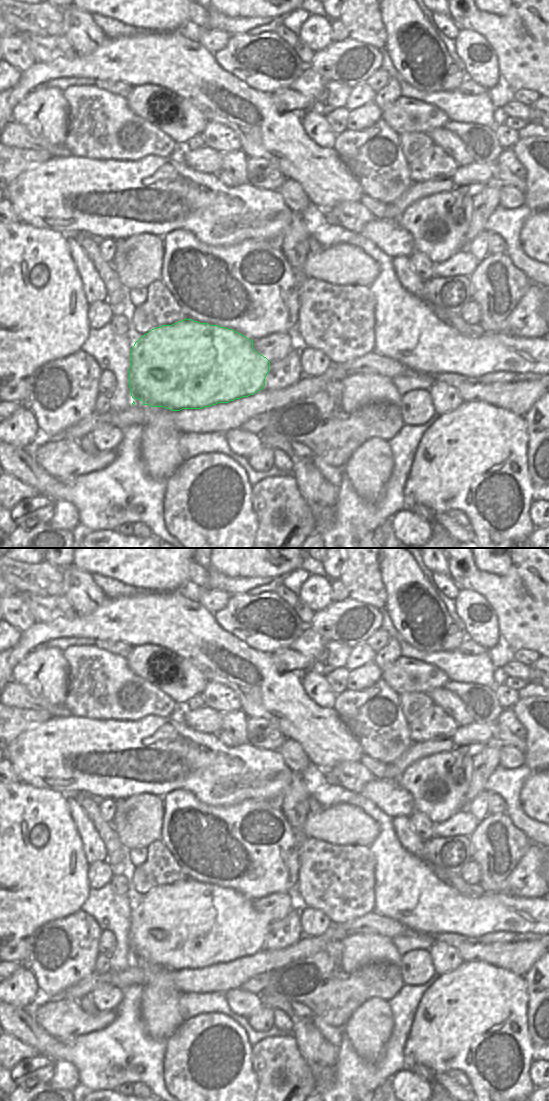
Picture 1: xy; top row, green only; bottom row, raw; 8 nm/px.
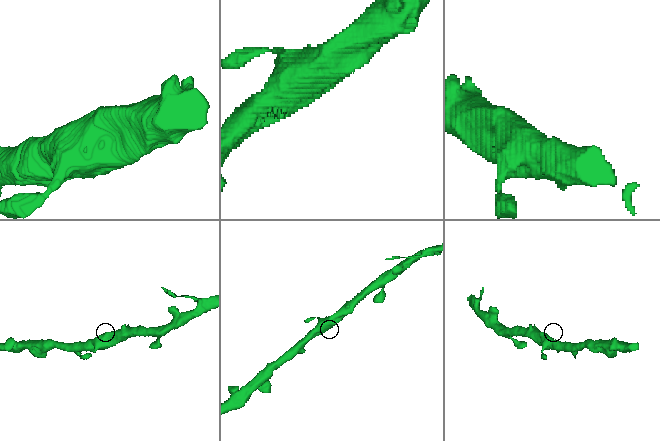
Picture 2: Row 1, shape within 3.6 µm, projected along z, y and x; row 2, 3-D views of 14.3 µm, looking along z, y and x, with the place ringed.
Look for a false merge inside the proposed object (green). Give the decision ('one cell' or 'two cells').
one cell

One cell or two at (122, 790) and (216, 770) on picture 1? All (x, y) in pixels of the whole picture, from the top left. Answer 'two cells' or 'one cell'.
one cell

